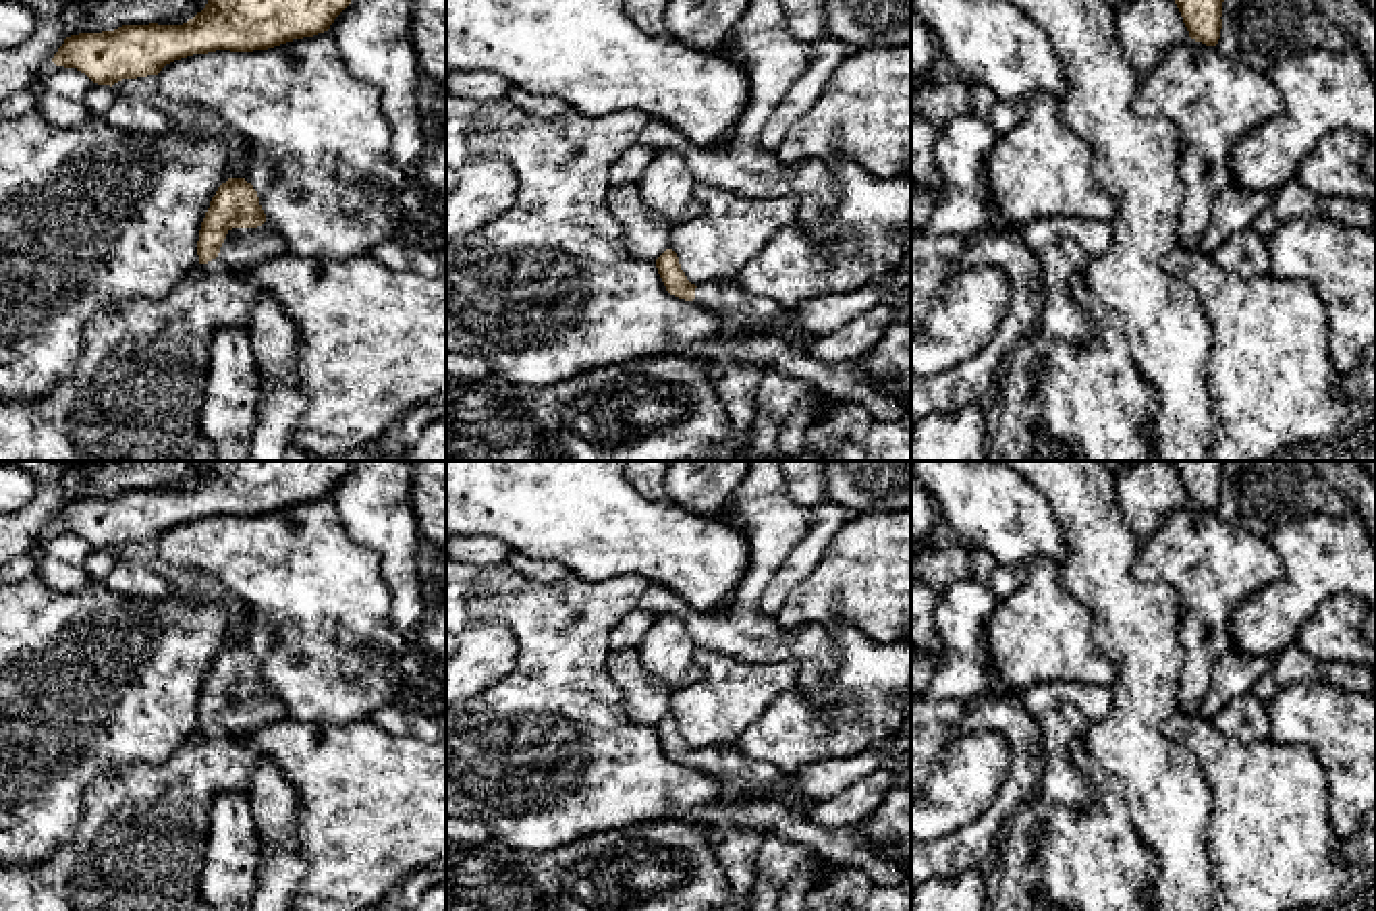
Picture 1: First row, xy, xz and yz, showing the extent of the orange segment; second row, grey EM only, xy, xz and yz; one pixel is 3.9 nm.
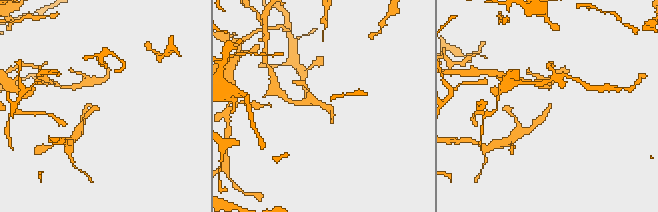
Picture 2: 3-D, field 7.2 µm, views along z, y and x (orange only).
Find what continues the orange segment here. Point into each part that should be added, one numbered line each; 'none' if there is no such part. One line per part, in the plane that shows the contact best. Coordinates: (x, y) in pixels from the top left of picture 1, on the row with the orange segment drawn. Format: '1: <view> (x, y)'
1: xy (243, 247)

